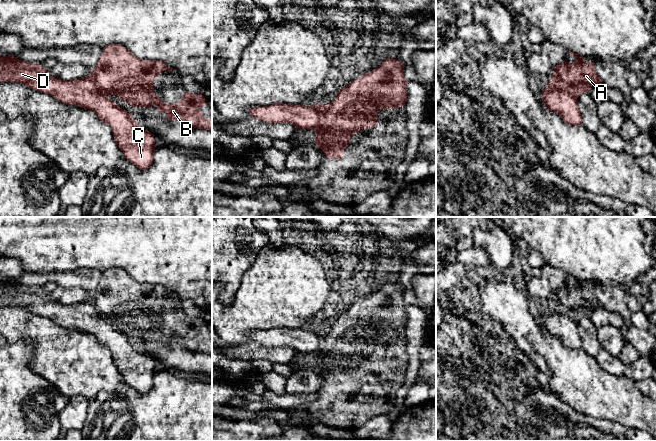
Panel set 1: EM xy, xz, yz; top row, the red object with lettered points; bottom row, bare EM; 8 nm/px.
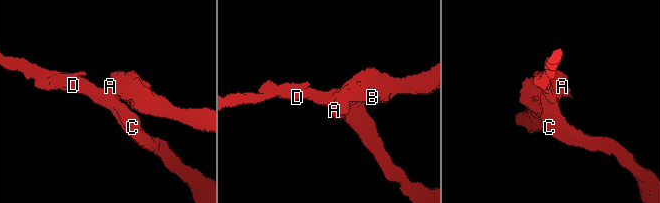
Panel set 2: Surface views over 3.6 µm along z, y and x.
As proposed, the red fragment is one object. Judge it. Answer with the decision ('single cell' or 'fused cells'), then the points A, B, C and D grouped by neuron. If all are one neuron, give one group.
fused cells | A B / C D

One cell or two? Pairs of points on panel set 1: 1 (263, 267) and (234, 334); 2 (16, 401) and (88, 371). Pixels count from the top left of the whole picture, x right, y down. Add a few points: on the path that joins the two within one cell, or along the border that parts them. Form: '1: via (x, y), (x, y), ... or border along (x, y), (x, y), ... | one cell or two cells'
1: via (263, 284), (263, 296), (242, 317) | one cell
2: border along (34, 371), (47, 379), (68, 399) | two cells

